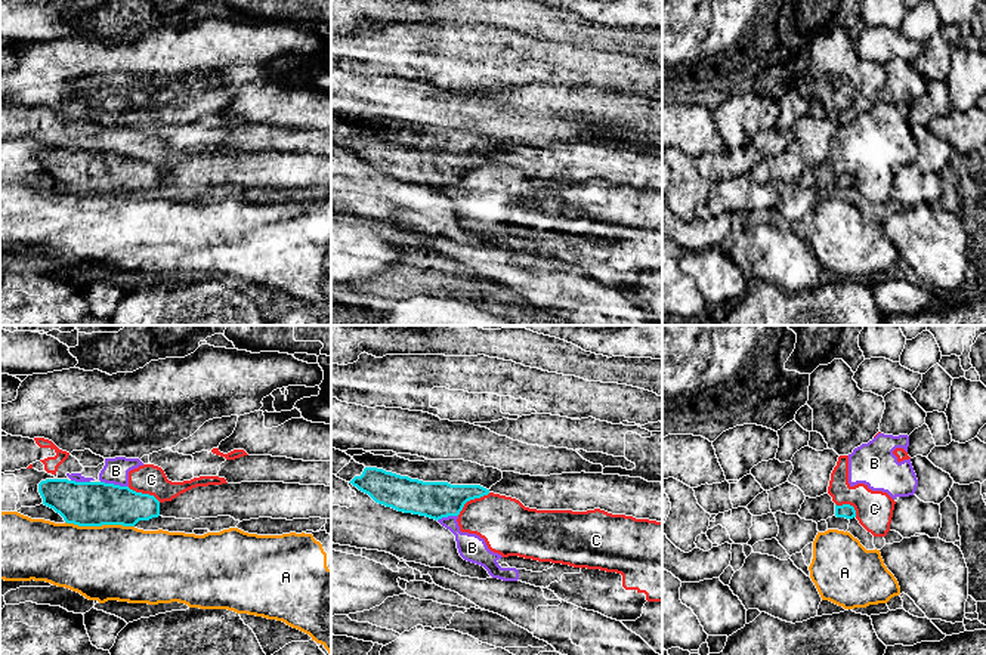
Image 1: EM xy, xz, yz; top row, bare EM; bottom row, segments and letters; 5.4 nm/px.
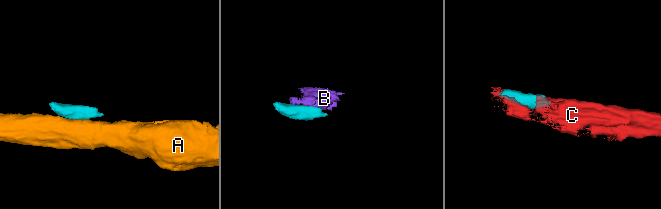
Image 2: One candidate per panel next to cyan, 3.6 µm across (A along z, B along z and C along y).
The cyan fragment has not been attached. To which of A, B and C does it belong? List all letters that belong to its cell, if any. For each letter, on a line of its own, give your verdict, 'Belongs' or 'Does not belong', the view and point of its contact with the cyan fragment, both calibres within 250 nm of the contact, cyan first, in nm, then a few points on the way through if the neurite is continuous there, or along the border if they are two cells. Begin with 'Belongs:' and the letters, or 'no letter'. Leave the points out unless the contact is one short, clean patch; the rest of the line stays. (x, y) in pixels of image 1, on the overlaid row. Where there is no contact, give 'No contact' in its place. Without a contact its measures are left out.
Belongs: no letter
A: Does not belong. Touches cyan at xy (99, 525). Thickness 240 nm (cyan) against 420 nm. Boundary: xy (65, 521), (74, 525), (133, 527)
B: Does not belong. Touches cyan at xy (113, 484). Thickness 240 nm (cyan) against 140 nm. Boundary: xy (101, 481), (127, 487)
C: Does not belong. Touches cyan at xz (472, 499). Thickness 200 nm (cyan) against 300 nm. Boundary: xz (490, 493), (470, 499), (457, 515)

